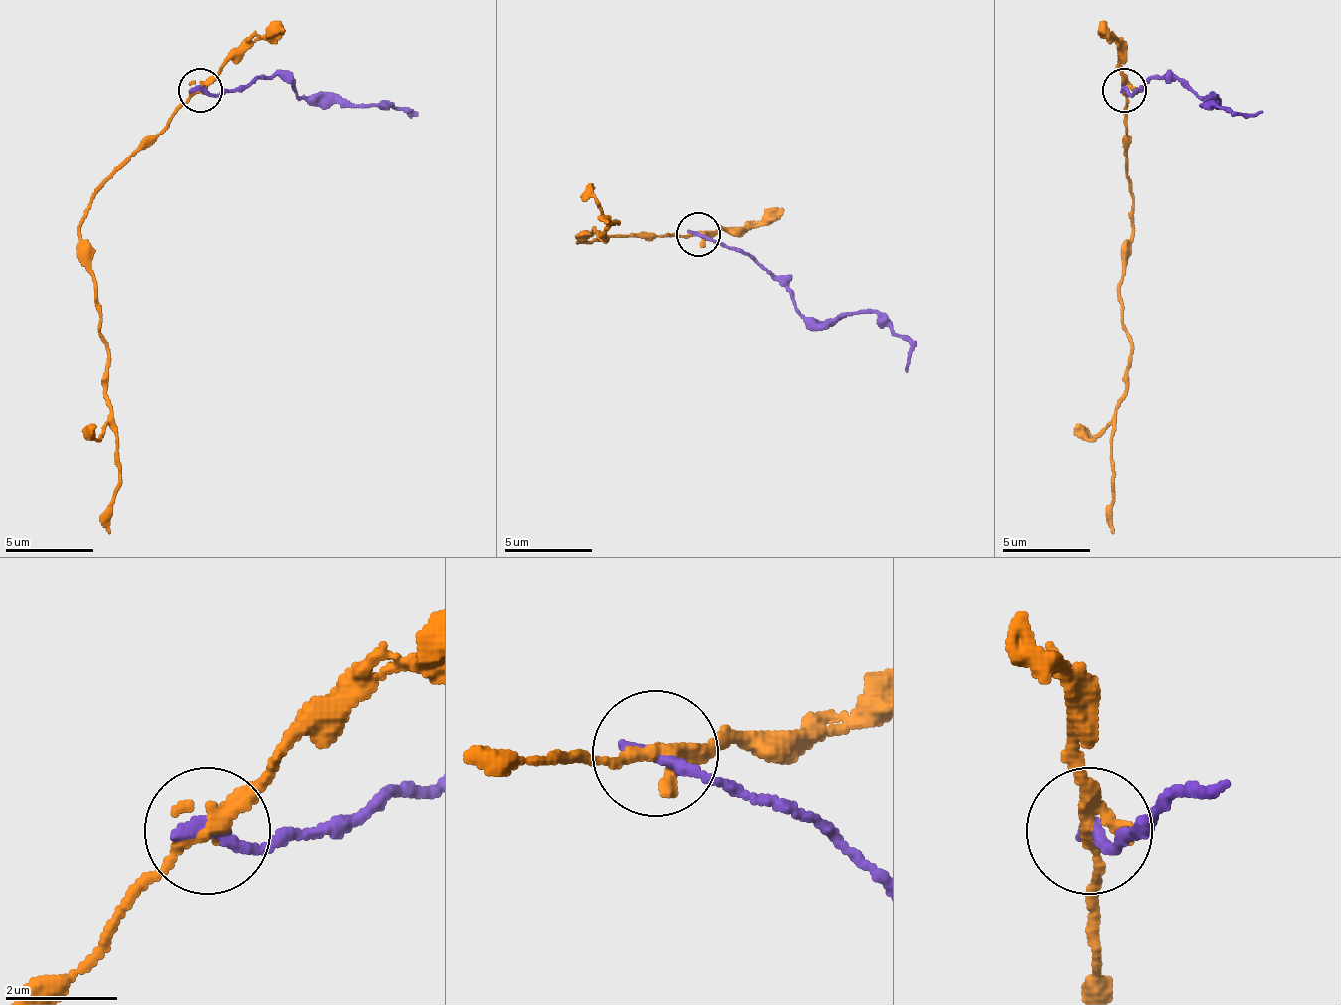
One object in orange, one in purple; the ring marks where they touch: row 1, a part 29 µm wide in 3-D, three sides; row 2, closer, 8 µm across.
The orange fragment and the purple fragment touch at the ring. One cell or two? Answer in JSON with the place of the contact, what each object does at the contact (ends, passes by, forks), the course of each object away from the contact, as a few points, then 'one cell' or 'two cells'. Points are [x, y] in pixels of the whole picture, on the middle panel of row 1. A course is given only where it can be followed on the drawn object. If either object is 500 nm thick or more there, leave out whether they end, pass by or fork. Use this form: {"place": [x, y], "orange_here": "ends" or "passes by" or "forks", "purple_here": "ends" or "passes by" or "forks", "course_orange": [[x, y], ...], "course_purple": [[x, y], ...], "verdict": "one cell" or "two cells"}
{"place": [698, 234], "orange_here": "passes by", "purple_here": "ends", "course_orange": [[697, 235], [609, 235], [578, 243], [592, 230], [605, 239], [614, 221], [618, 221], [609, 221]], "course_purple": [[697, 235], [741, 248], [759, 261], [807, 318], [838, 323], [851, 314], [877, 314], [908, 345], [904, 371]], "verdict": "two cells"}

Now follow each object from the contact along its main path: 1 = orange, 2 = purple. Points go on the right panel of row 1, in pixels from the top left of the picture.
1: (1125, 91), (1125, 179), (1134, 223), (1121, 280), (1130, 368), (1112, 434), (1112, 535)
2: (1125, 91), (1138, 91), (1152, 78), (1178, 78), (1213, 95), (1204, 104), (1235, 113), (1261, 113)

